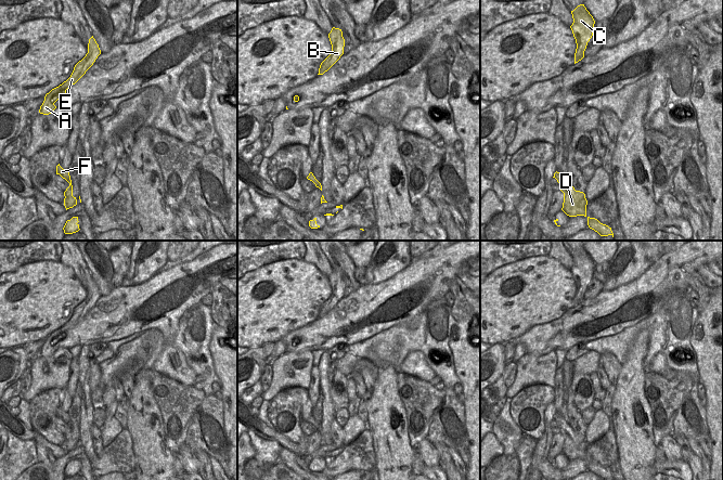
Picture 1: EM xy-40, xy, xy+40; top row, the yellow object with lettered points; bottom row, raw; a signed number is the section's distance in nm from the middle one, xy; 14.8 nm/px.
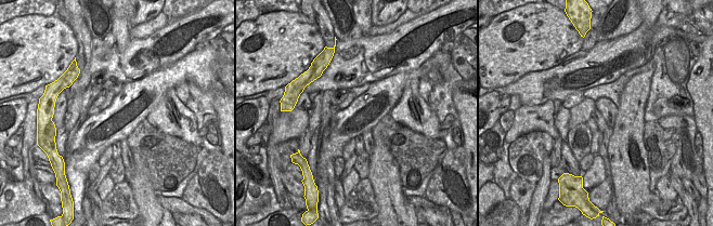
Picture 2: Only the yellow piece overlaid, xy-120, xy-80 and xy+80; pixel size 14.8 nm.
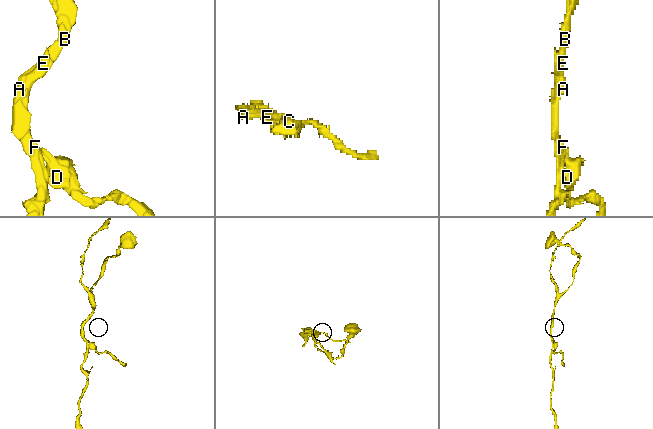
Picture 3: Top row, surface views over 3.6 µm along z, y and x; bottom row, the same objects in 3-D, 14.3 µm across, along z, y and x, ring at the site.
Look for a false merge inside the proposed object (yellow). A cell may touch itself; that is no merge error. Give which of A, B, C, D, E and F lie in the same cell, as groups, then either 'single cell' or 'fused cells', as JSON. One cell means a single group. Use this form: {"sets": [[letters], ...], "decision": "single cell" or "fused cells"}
{"sets": [["A", "B", "C", "E", "F"], ["D"]], "decision": "fused cells"}

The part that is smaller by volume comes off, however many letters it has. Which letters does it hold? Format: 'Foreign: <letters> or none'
Foreign: D

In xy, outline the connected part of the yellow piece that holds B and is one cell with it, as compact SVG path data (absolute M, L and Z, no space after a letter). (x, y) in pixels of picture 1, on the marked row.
M333 27L328 34L328 38L332 44L332 51L321 63L318 75L323 75L327 72L344 54L345 39L341 29Z

